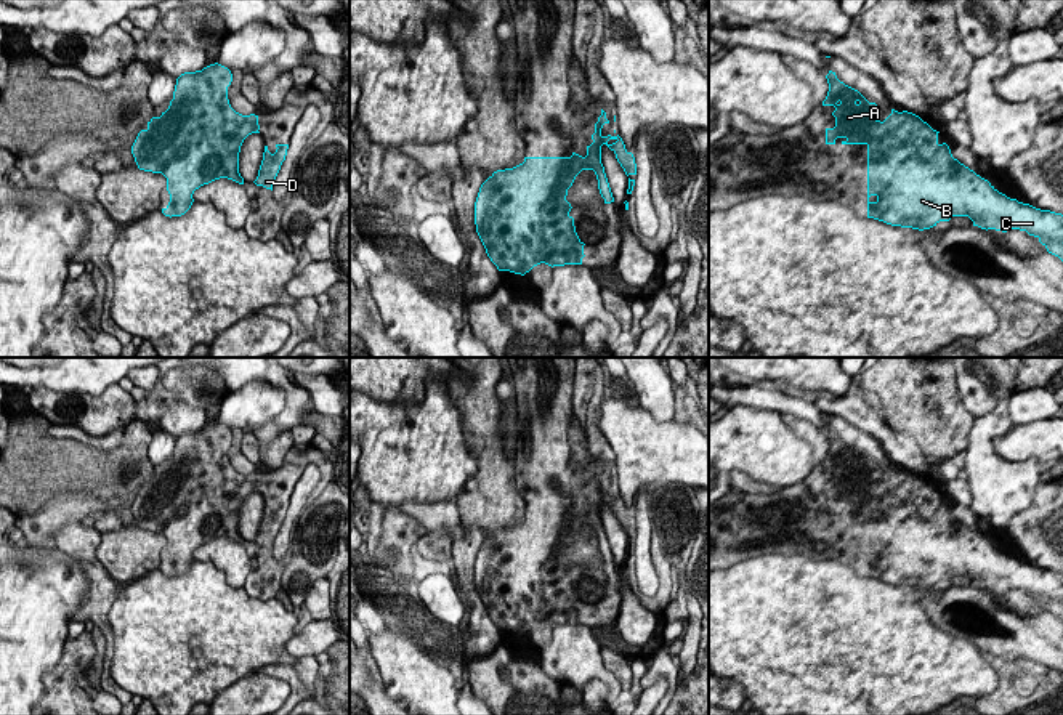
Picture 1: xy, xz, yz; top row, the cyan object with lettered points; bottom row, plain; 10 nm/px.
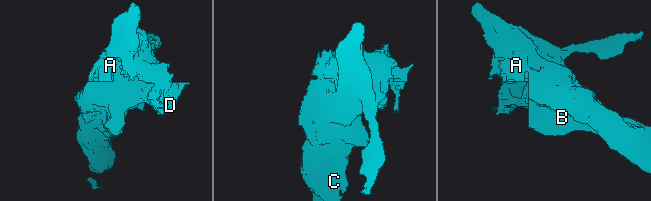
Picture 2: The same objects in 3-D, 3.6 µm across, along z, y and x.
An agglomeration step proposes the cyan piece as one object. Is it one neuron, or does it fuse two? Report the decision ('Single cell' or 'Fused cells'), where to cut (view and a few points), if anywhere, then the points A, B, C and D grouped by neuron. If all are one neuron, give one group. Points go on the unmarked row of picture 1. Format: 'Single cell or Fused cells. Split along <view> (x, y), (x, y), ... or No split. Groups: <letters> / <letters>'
Single cell. No split. Groups: A B C D

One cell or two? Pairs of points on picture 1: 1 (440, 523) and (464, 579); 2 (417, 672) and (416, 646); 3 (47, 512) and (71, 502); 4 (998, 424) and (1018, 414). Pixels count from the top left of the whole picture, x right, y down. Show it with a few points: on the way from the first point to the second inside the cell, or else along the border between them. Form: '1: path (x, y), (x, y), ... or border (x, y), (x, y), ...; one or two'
1: path (454, 533), (464, 542), (464, 565); one
2: border (393, 659), (427, 658), (451, 672); two
3: path (53, 512), (64, 505); one
4: border (1009, 398), (1009, 419), (1015, 425); two

